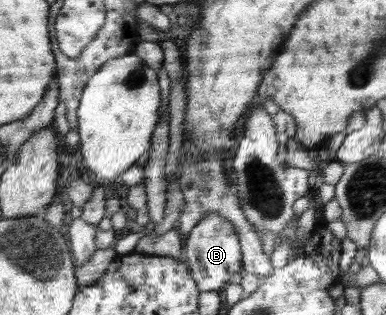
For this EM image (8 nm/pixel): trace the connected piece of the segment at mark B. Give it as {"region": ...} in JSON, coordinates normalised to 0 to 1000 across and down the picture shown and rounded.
{"region":[[[531,676],[531,689],[521,692],[521,702],[513,702],[490,746],[474,759],[474,781],[484,813],[479,832],[492,841],[495,867],[503,870],[516,917],[528,927],[562,927],[624,854],[624,759],[609,721],[598,714],[598,702],[588,702],[578,683]]]}

